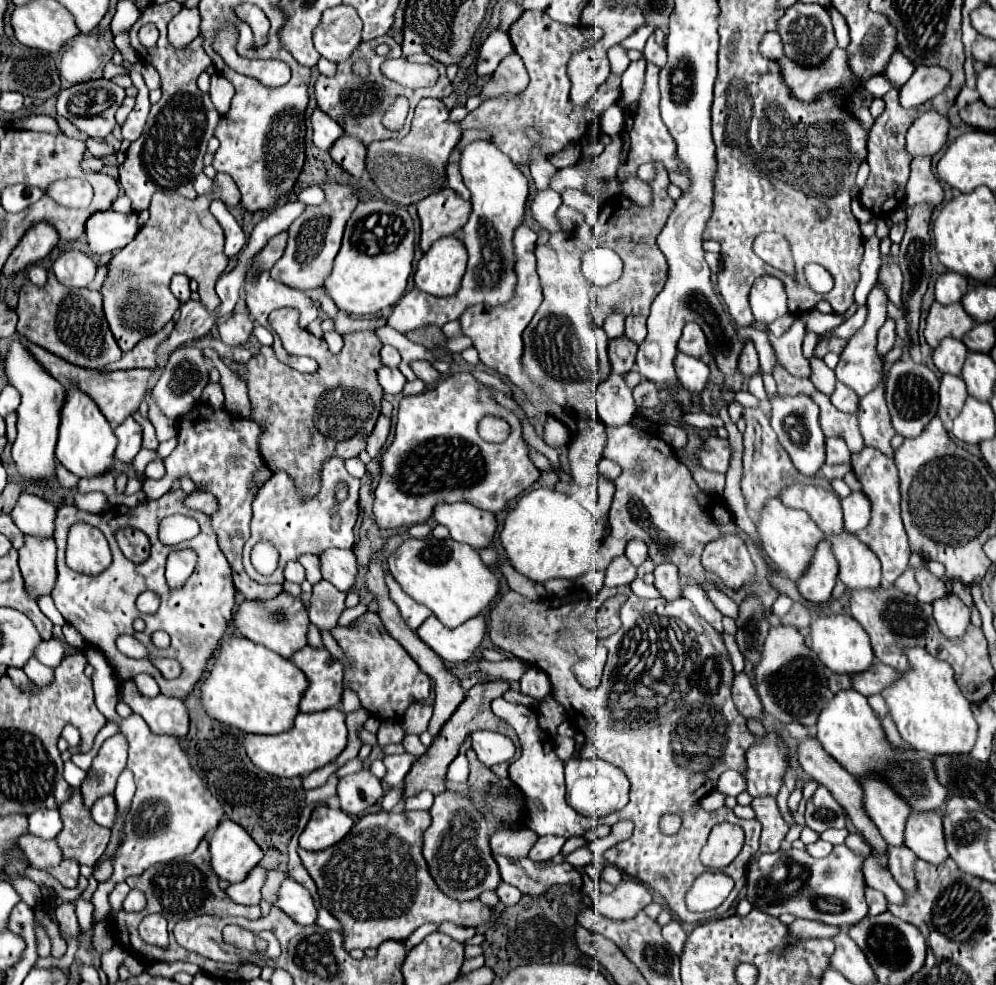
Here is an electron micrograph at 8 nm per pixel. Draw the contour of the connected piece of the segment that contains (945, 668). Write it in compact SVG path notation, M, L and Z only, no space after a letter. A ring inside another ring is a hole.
M922 648L904 650L904 654L908 656L910 668L880 692L902 740L908 742L914 750L924 750L930 756L970 752L976 742L978 726L970 712L970 702L962 696L954 680L952 666L930 656Z

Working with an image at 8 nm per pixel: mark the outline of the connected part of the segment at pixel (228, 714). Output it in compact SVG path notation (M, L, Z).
M224 636L220 650L212 656L208 676L200 684L200 700L206 714L222 724L252 734L280 734L292 726L306 688L304 672L290 660L252 640Z

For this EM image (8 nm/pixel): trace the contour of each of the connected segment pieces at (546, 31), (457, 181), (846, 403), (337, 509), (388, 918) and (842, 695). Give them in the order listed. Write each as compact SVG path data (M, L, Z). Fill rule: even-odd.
M526 10L524 16L510 28L510 38L514 44L514 50L522 56L530 84L516 100L504 100L494 98L486 100L480 108L472 110L464 120L464 130L468 128L490 128L492 130L492 142L514 160L514 164L530 164L530 148L538 144L546 156L552 156L554 152L560 152L570 142L584 142L590 140L590 136L598 136L600 132L600 114L612 106L620 98L620 78L624 70L628 68L630 60L626 58L626 50L620 46L612 46L608 50L608 58L612 64L612 74L600 90L594 94L590 104L584 110L576 110L570 100L570 78L566 74L566 62L582 48L586 48L584 28L582 26L566 26L560 22L554 22L548 18L548 14L542 14L540 10ZM524 126L536 126L542 132L540 142L532 142L524 136Z
M448 164L446 174L448 174L448 186L450 186L460 198L470 200L470 192L466 190L466 186L464 186L464 182L462 182L462 176L460 176L460 172L458 172L458 164Z
M836 382L836 388L830 394L830 400L842 412L856 412L858 410L858 396L854 394L854 390L846 388L842 382Z
M330 458L322 472L322 490L316 498L312 498L310 502L302 502L298 498L298 494L294 492L294 482L288 478L286 472L276 472L272 474L272 478L260 488L260 492L256 494L252 508L254 508L254 518L252 518L252 538L246 542L244 546L244 570L250 578L254 578L256 582L262 584L272 584L272 582L284 582L284 566L290 560L296 560L300 554L320 554L328 548L352 548L354 546L354 524L358 520L358 488L360 488L360 480L350 476L344 468L344 462L338 458ZM344 482L348 488L348 496L338 502L336 500L336 488L338 484ZM262 540L270 540L278 554L278 568L274 574L270 576L262 576L254 570L252 562L250 562L250 552L252 548L262 542Z
M412 810L412 812L376 812L362 816L352 830L334 846L322 852L310 852L300 848L300 860L306 866L308 874L314 878L322 908L330 910L330 914L342 924L344 934L344 950L350 952L354 948L378 948L386 940L406 940L418 926L426 922L456 922L460 926L480 926L492 920L494 912L490 906L482 904L478 898L470 902L458 902L444 892L438 890L434 880L428 874L426 862L422 858L422 834L430 826L430 812Z
M840 690L834 698L826 704L826 708L818 716L818 740L822 748L834 756L850 774L860 778L868 772L878 772L890 778L890 786L906 798L912 810L940 810L946 800L946 788L936 782L932 762L920 758L916 752L898 752L886 740L878 716L856 690Z

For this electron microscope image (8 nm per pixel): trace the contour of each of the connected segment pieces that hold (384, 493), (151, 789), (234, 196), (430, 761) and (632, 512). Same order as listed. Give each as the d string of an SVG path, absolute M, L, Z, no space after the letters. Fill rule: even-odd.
M462 372L448 376L446 380L438 382L436 388L424 394L404 396L400 400L394 442L386 448L382 456L382 476L376 488L374 516L380 528L396 528L428 520L432 508L438 502L468 502L480 510L500 512L512 498L524 492L528 486L532 486L538 480L538 476L540 472L530 462L528 450L522 442L522 426L518 418L510 410L496 404L490 398L490 390L484 384L480 384L472 374ZM484 416L498 416L508 422L510 434L502 444L490 444L480 438L478 422Z
M88 648L86 658L94 666L92 682L94 682L96 706L106 716L106 720L118 722L118 732L128 740L126 768L134 774L134 782L136 782L136 796L132 800L130 812L126 814L124 840L114 860L114 872L108 882L98 884L98 890L92 896L94 918L104 920L104 916L110 910L108 894L112 892L114 884L124 882L128 876L142 874L146 868L150 868L156 862L168 862L176 856L194 852L198 842L218 826L224 810L220 802L210 794L210 790L202 784L198 774L192 770L188 754L182 750L178 738L152 734L148 724L138 714L130 714L128 718L120 718L116 714L114 708L118 704L116 698L118 682L114 678L112 666L96 648Z
M222 172L216 174L214 184L218 186L218 194L198 196L196 200L162 192L154 194L148 208L150 220L140 228L136 238L110 260L108 278L100 292L104 296L106 320L122 352L128 352L134 344L168 322L168 314L156 314L156 310L178 308L178 300L168 288L174 274L186 274L198 282L200 298L206 300L206 310L214 312L220 306L214 284L226 270L228 256L224 254L224 230L210 214L208 206L214 198L220 198L224 204L240 204L240 190L230 174Z
M496 680L496 682L474 684L474 686L468 690L466 698L464 698L462 704L458 706L458 710L448 718L448 722L442 726L438 738L434 738L434 742L432 742L432 746L426 750L426 754L422 754L422 756L412 764L412 768L410 768L410 772L408 772L406 780L404 780L404 798L406 798L406 796L414 796L414 794L418 794L418 792L422 792L422 790L430 790L432 794L444 792L444 782L442 782L442 780L444 780L446 768L448 768L448 764L456 758L462 740L464 740L466 736L470 736L472 732L476 732L476 730L492 730L492 732L500 732L500 734L504 734L504 736L510 738L510 724L506 724L506 722L502 722L500 718L496 718L496 716L492 714L492 710L490 710L490 702L492 702L494 698L502 696L508 688L510 688L510 686L508 686L506 682Z
M632 424L606 426L604 458L618 462L622 474L614 480L616 492L608 516L610 536L600 546L600 570L604 570L614 556L620 556L620 544L630 542L630 538L642 538L656 566L674 562L680 576L694 580L694 564L700 564L700 554L704 546L714 540L716 530L738 528L730 510L724 506L724 500L704 494L696 486L688 468L678 462L674 448L658 436L658 430L636 430ZM636 460L648 464L648 474L632 474Z

